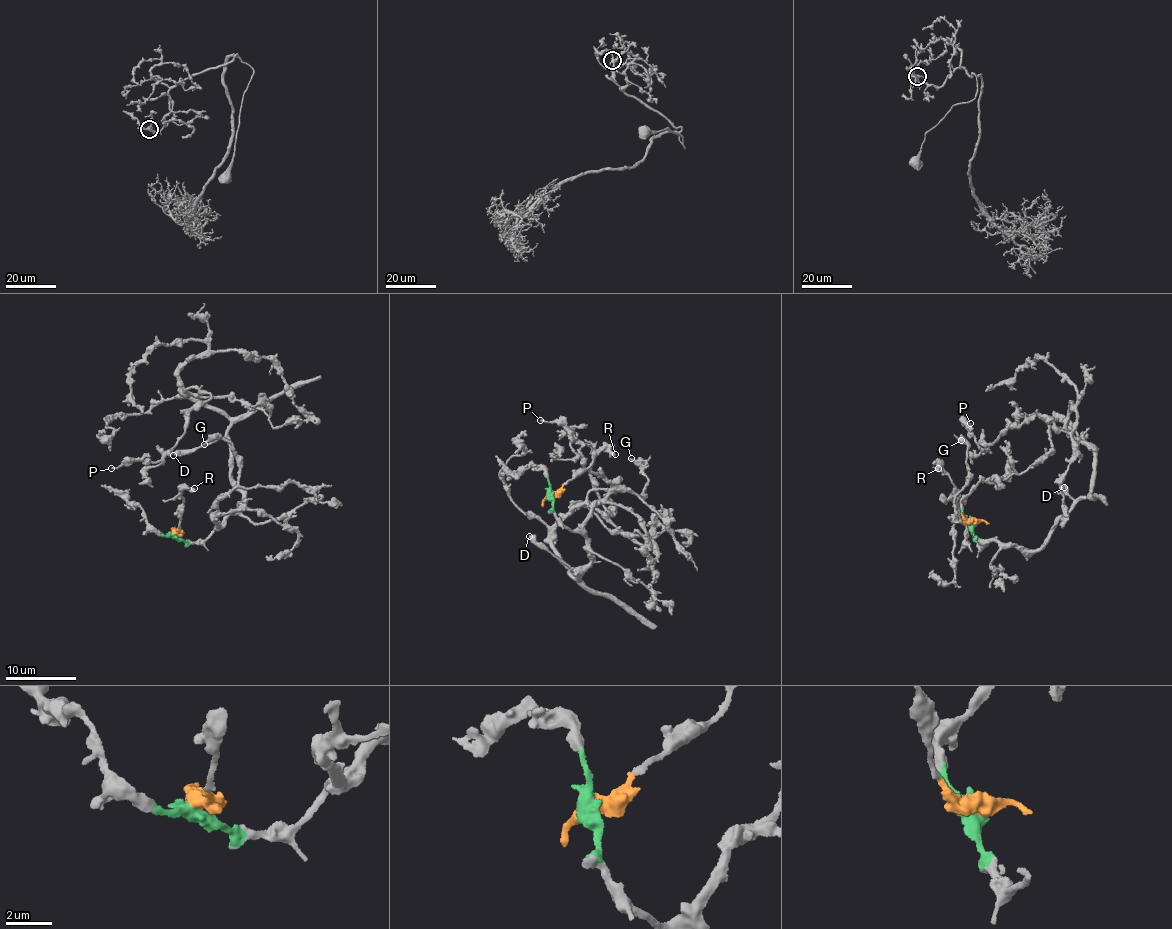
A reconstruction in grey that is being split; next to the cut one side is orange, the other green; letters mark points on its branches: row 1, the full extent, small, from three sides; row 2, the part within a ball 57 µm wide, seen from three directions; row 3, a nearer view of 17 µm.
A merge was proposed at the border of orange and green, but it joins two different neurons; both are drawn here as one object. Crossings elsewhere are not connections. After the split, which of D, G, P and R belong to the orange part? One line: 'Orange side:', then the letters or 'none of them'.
Orange side: R

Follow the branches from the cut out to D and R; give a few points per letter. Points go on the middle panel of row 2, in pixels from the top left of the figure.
D: (548, 494), (563, 525), (587, 539), (590, 566), (575, 577), (570, 572), (576, 570), (571, 572), (530, 535)
R: (548, 494), (589, 467), (593, 457), (602, 450), (615, 454)

